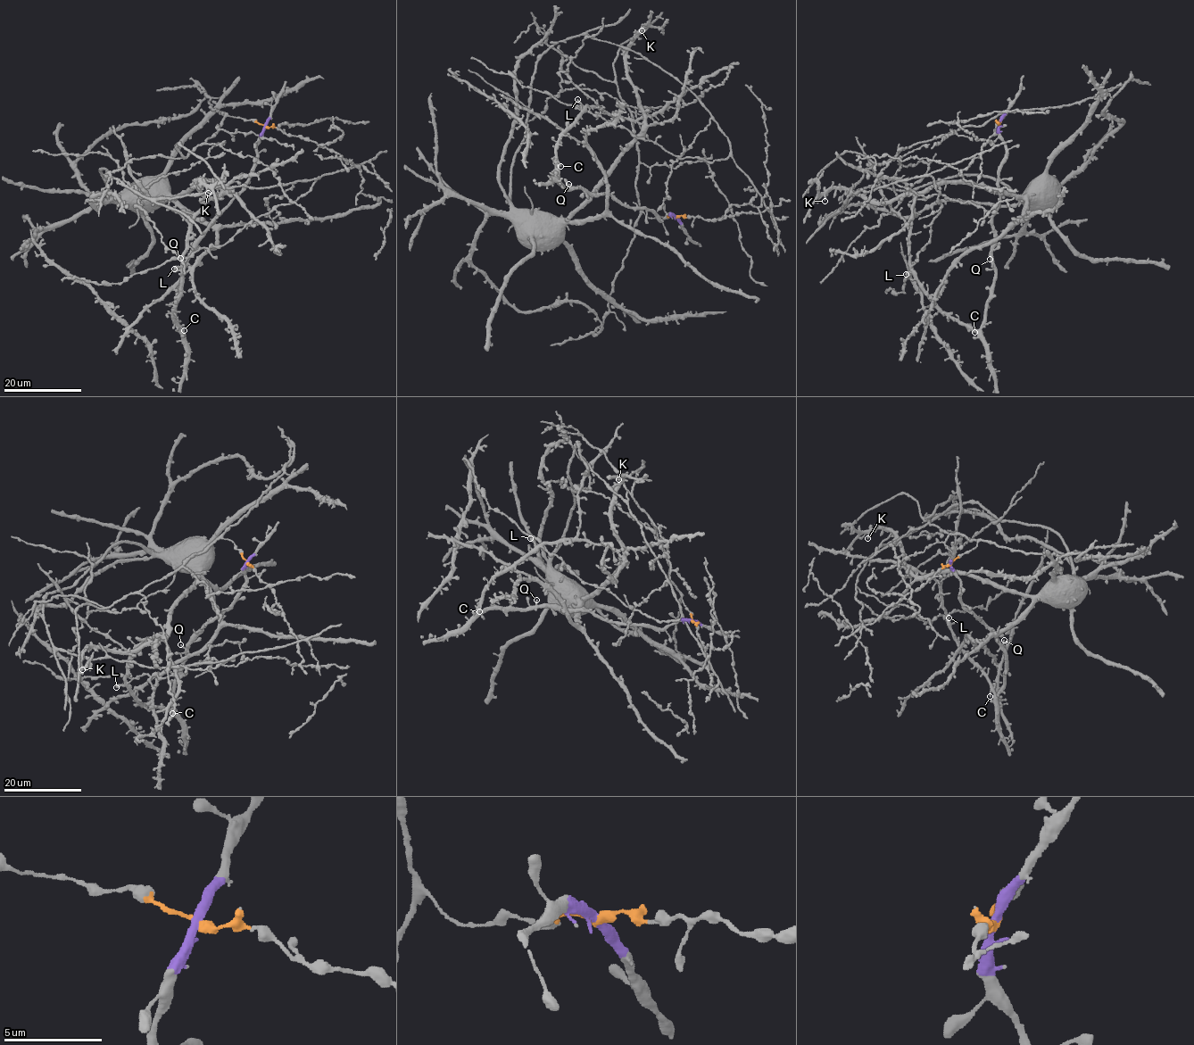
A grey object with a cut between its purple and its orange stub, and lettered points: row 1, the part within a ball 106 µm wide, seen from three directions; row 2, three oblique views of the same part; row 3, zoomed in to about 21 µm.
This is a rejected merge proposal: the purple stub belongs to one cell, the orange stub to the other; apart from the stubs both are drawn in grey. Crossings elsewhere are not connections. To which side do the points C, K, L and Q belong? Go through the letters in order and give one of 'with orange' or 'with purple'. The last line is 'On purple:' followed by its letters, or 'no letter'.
C: with purple
K: with orange
L: with purple
Q: with purple
On purple: C, L, Q

